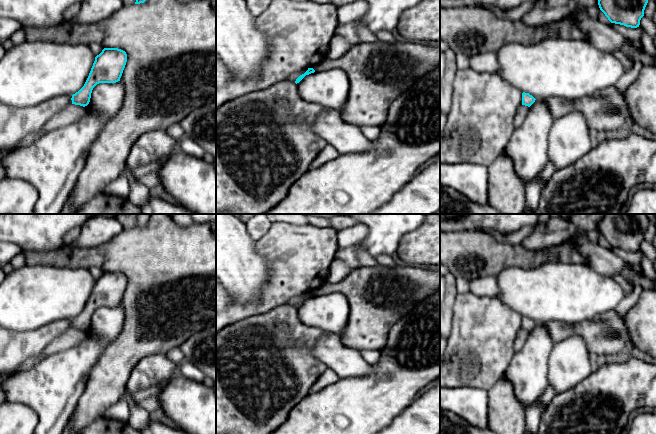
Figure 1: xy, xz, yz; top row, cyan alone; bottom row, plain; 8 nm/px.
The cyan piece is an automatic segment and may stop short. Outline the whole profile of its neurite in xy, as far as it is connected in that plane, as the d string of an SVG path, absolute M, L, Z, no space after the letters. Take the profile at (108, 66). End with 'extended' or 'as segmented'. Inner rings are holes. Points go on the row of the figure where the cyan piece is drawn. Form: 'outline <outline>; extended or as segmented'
outline M104 48L95 61L84 86L72 95L72 104L87 106L93 88L99 83L120 81L127 62L127 54L118 48Z; as segmented

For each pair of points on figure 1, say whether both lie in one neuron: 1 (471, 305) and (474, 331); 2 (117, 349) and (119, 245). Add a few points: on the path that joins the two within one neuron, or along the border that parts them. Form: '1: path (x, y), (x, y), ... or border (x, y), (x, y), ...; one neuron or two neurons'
1: path (471, 311), (474, 317), (474, 325); one neuron
2: path (132, 323), (133, 271); one neuron

